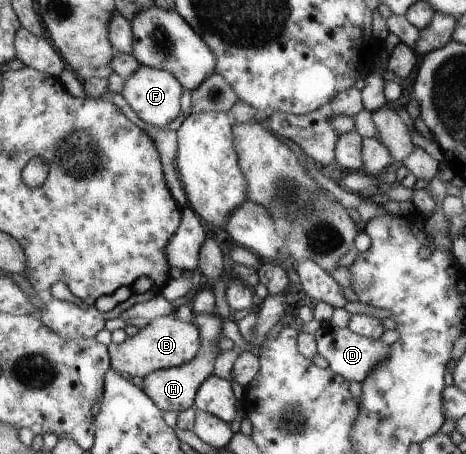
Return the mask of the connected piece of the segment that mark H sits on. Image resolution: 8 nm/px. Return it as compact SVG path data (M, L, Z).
M193 311L191 321L200 330L202 339L201 349L197 355L185 364L173 368L156 370L142 378L144 380L142 389L145 390L145 392L153 398L153 401L163 410L182 413L185 409L194 407L196 395L197 392L200 391L201 385L216 371L217 357L222 351L218 347L218 341L225 338L224 334L222 334L222 320L223 319L216 312Z

